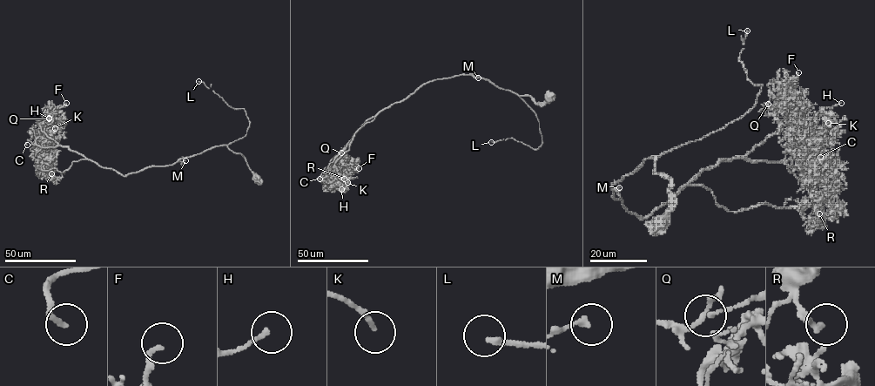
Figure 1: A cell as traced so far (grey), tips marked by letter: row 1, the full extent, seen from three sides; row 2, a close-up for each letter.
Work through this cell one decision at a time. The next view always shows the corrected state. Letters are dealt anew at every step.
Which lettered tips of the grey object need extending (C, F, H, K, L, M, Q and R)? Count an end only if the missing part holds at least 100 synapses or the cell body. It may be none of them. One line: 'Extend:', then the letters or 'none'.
Extend: C, K, L

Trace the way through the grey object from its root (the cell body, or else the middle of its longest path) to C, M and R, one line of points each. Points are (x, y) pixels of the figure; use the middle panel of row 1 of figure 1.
C: (548, 99), (536, 103), (528, 96), (520, 96), (472, 74), (425, 83), (406, 98), (369, 118), (319, 179)
M: (548, 99), (536, 103), (528, 96), (520, 96), (478, 77)
R: (548, 99), (536, 103), (472, 74), (425, 83), (355, 133), (349, 149), (335, 164), (337, 179), (344, 179)

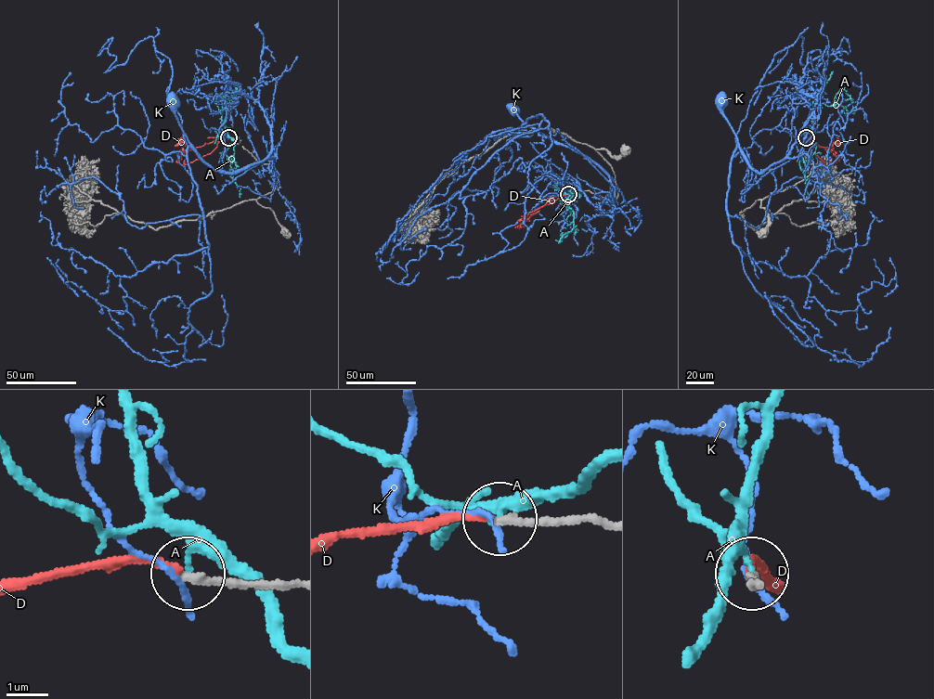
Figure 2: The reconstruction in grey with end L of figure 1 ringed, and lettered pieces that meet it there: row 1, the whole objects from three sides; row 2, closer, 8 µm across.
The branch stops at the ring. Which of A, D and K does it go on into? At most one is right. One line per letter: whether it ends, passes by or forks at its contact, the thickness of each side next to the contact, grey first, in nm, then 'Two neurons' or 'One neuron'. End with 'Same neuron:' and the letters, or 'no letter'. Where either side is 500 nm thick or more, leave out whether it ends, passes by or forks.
A: It ends there. Thickness 200 nm (grey) against 130 nm. Two neurons
D: It ends there. Thickness 180 nm (grey) against 180 nm. One neuron
K: It ends there. Thickness 190 nm (grey) against 150 nm. Two neurons
Same neuron: D

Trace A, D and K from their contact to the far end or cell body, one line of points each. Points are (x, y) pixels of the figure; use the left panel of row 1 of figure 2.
A: (228, 137), (221, 119), (222, 110), (234, 105), (226, 108), (222, 112), (217, 106)
D: (227, 137), (182, 151), (178, 163)
K: (227, 137), (226, 105), (237, 94), (253, 99), (271, 152), (225, 173), (198, 154), (171, 97)

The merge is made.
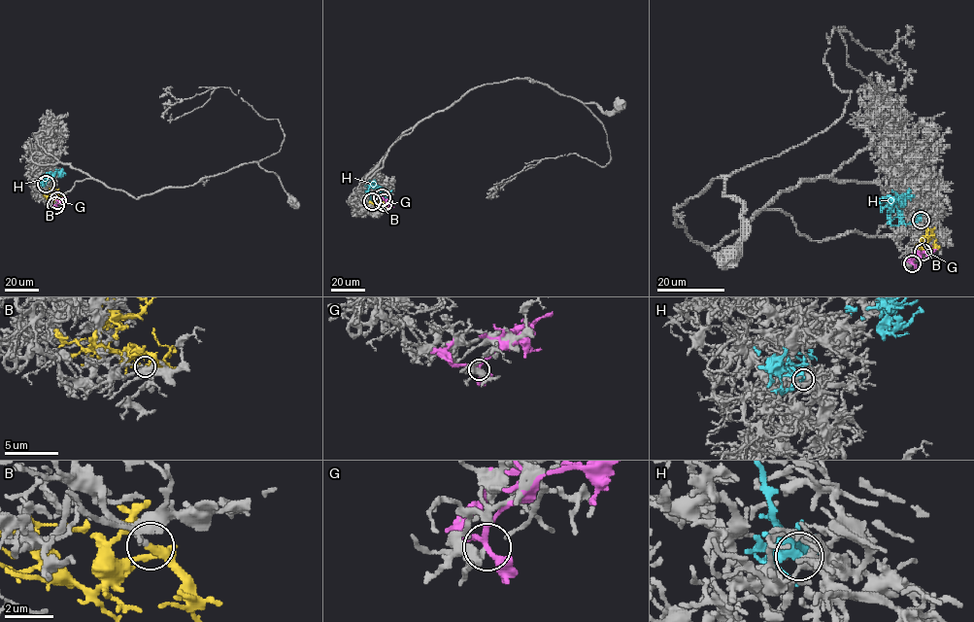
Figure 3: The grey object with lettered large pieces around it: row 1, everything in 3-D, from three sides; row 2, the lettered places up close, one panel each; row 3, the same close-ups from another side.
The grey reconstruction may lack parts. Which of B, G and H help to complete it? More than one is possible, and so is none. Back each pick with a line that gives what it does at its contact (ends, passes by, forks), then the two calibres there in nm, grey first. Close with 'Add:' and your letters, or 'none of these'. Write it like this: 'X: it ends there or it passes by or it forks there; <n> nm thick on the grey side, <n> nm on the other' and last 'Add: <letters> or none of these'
H: it forks there; 360 nm thick on the grey side, 320 nm on the other
Add: H

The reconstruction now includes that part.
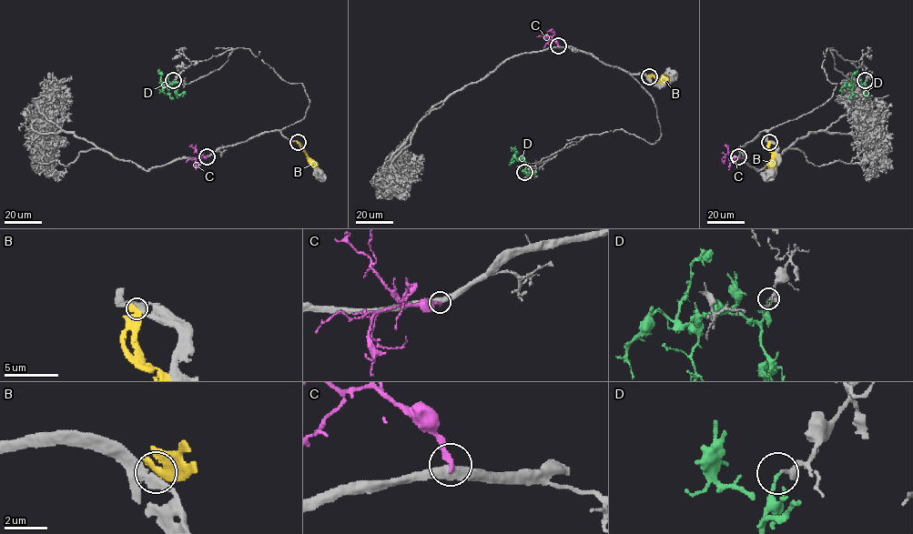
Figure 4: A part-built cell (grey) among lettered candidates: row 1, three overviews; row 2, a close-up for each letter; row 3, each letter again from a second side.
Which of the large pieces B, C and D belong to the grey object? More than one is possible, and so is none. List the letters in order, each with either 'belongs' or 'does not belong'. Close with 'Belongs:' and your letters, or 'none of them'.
B: does not belong
C: does not belong
D: belongs
Belongs: D

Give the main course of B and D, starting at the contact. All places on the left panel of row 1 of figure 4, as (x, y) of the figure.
B: (298, 142), (317, 167)
D: (173, 80), (172, 84), (175, 83), (163, 84), (159, 69)

